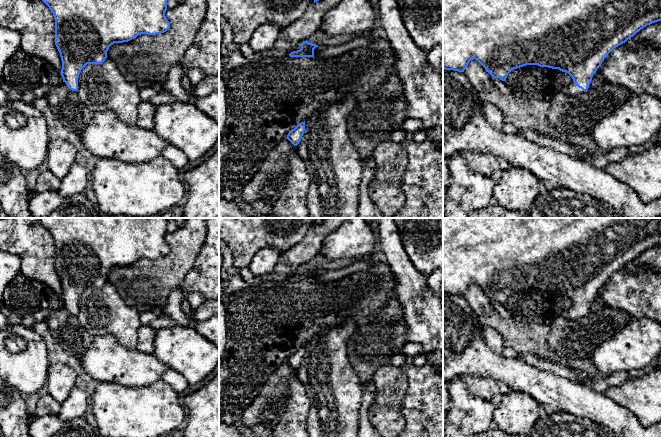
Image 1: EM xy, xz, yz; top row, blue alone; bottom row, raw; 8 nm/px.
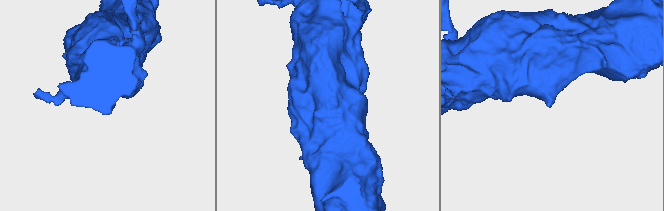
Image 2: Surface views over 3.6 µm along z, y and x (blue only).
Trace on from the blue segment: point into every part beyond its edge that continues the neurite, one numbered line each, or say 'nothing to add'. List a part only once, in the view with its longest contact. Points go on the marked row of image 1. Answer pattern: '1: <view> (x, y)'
1: yz (573, 90)

